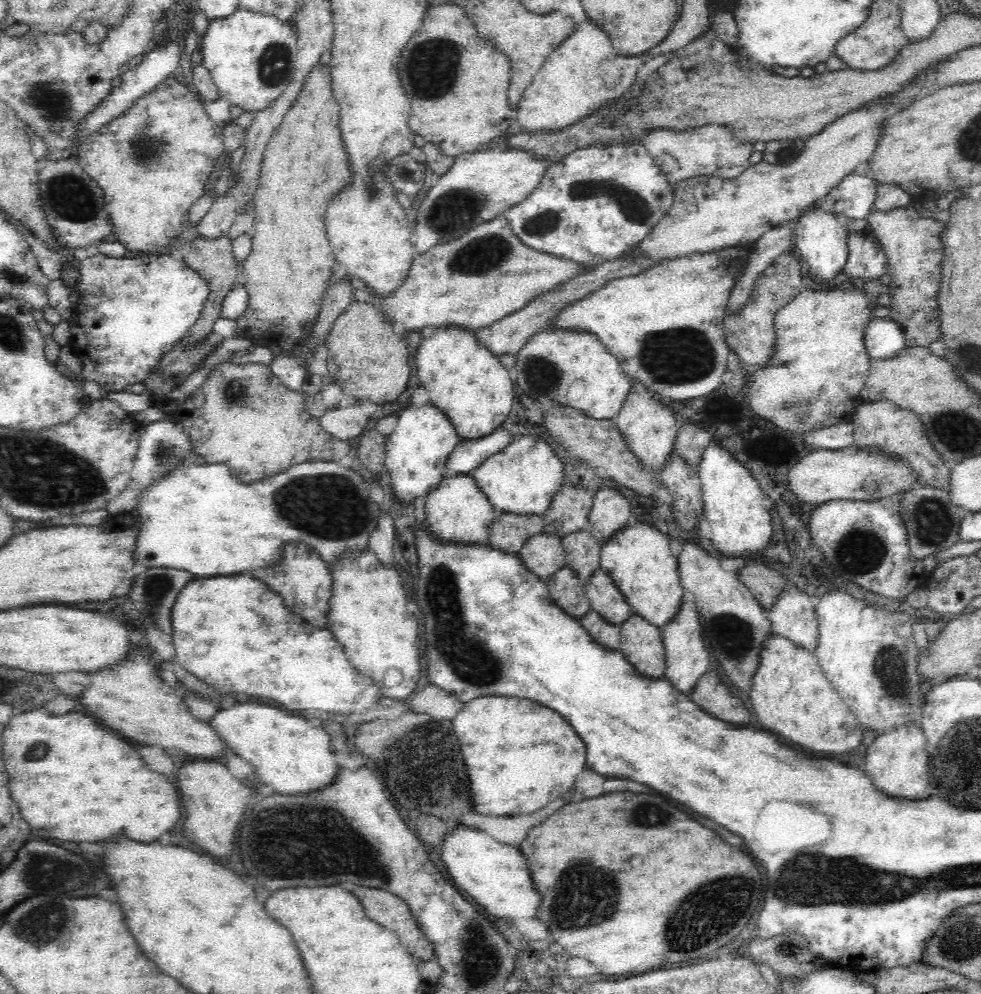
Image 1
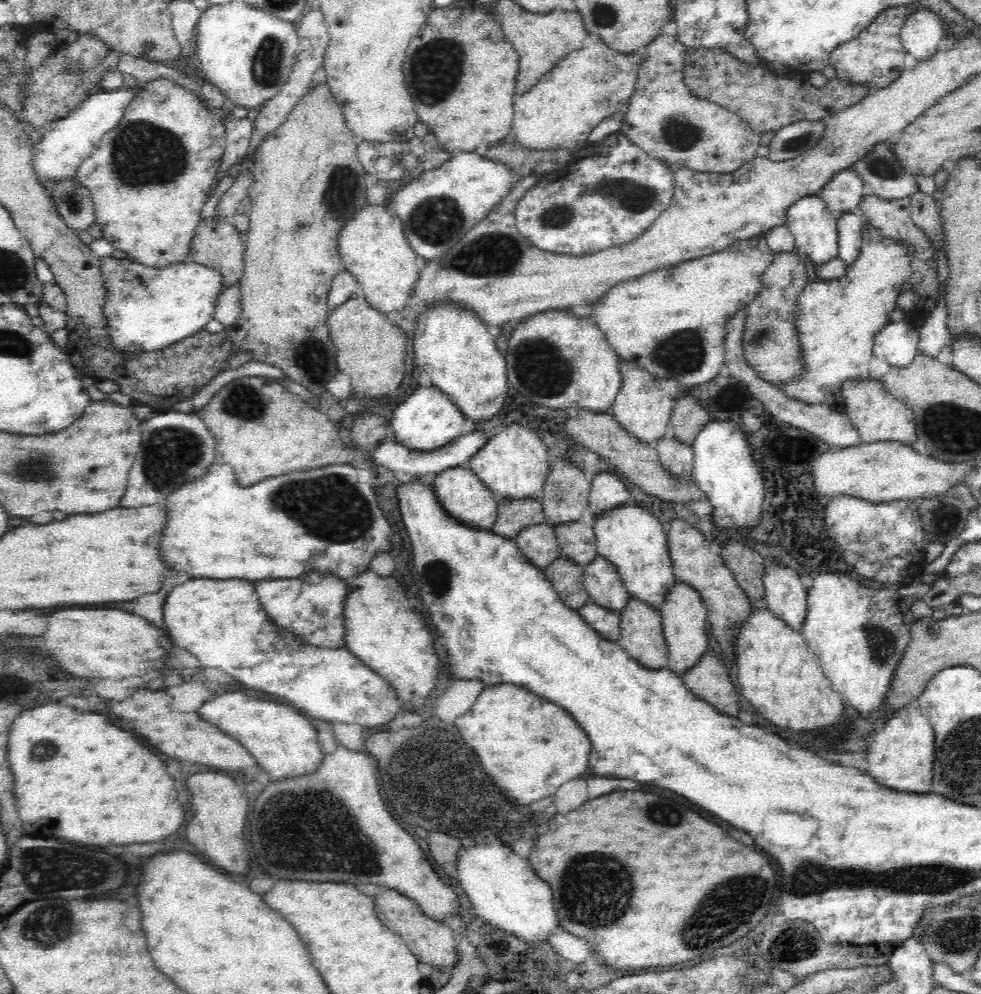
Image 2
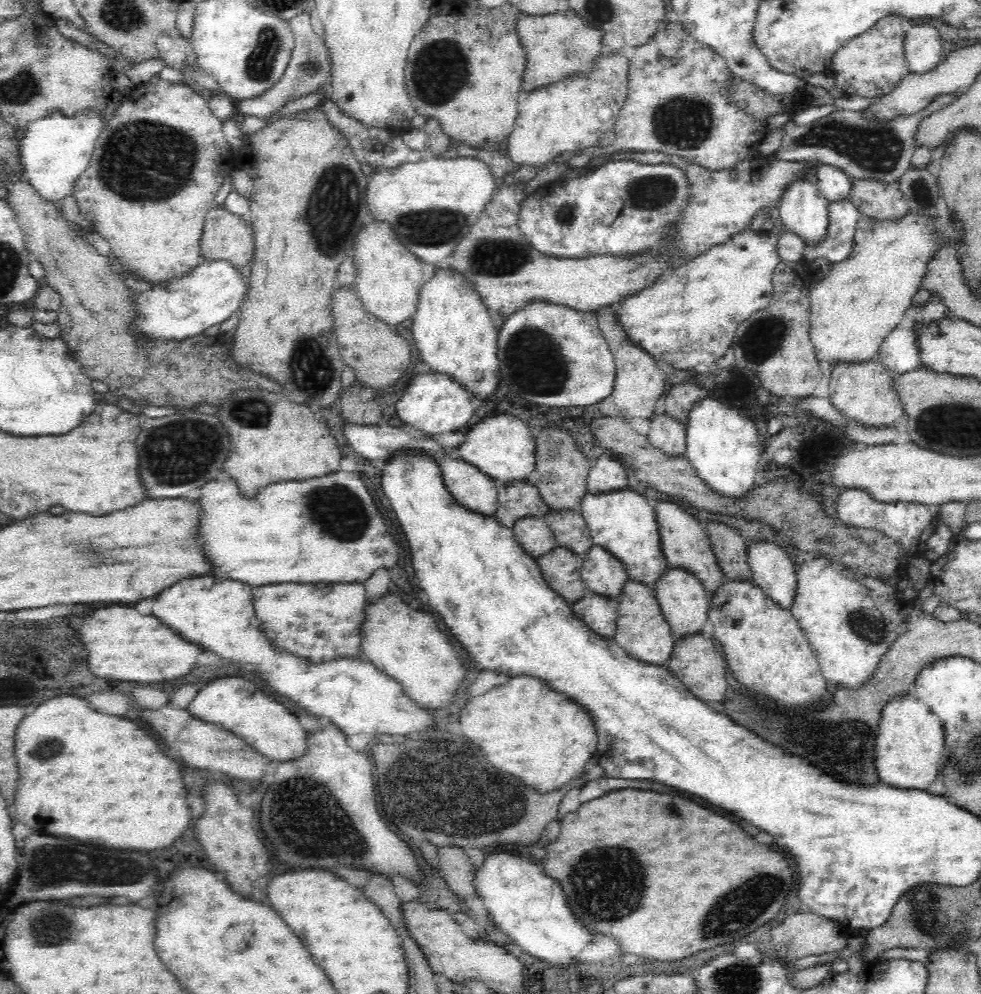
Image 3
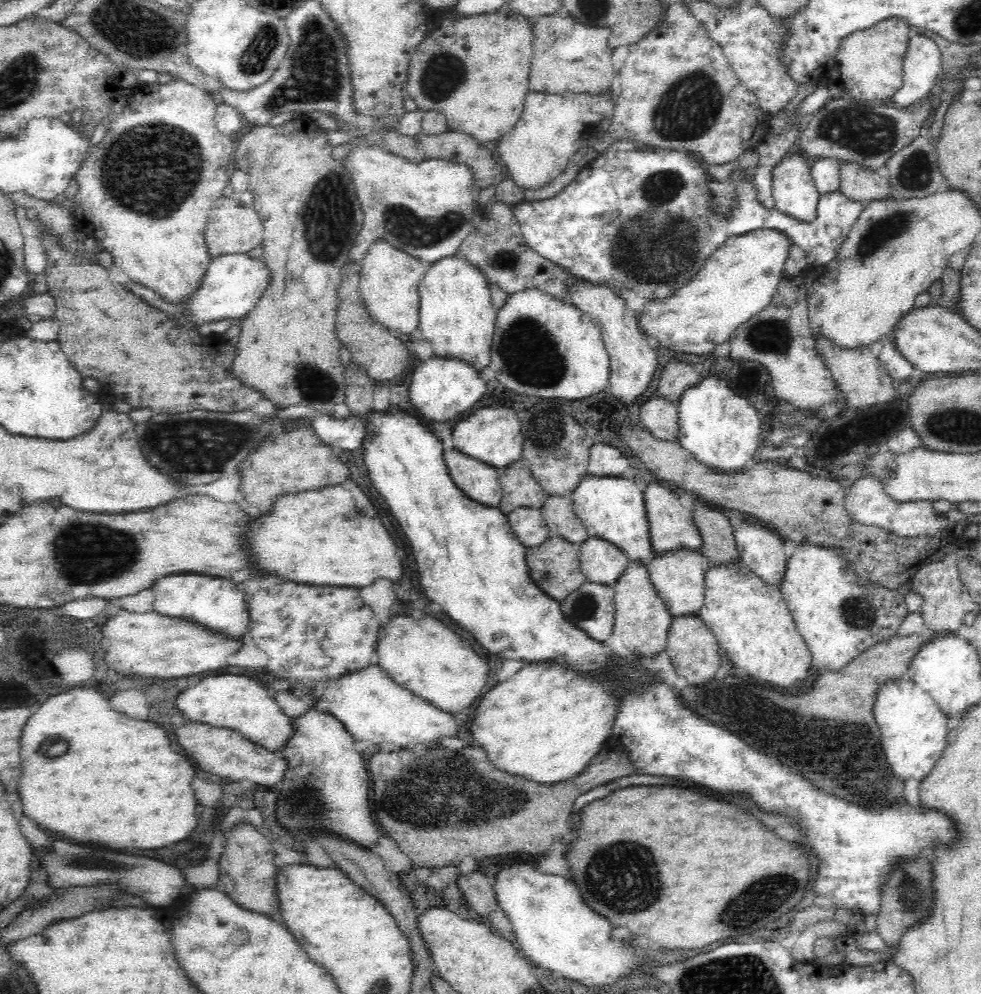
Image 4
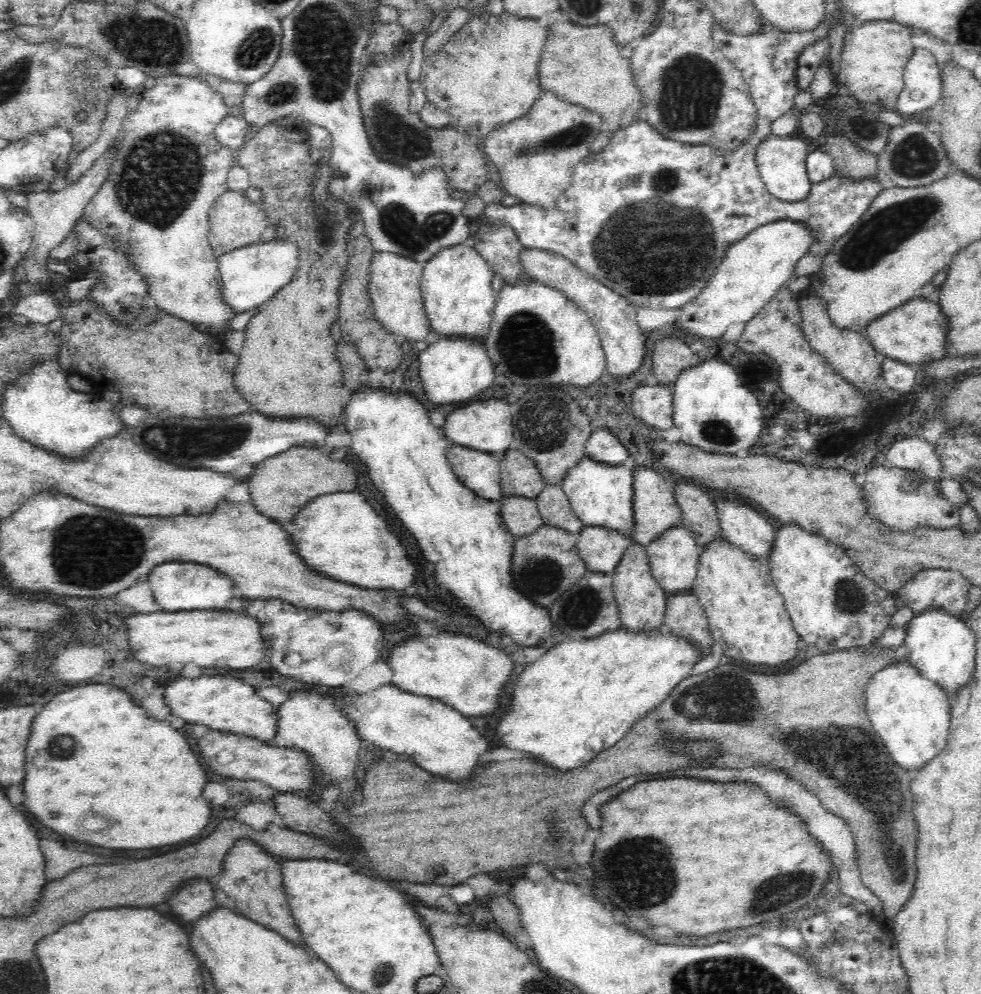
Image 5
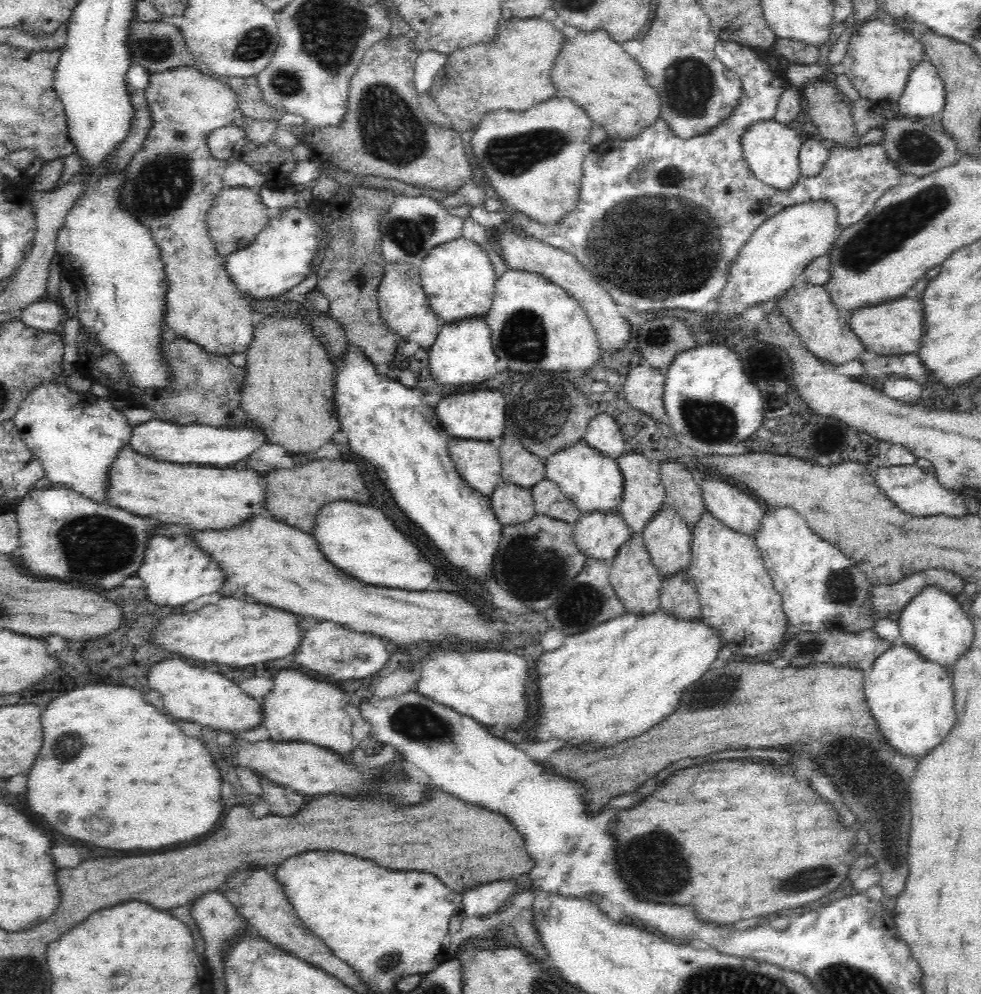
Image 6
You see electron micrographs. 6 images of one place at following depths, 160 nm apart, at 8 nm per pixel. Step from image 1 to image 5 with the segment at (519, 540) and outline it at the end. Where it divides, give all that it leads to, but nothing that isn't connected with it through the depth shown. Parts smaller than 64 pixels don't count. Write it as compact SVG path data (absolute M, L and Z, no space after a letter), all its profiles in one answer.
M515 447L501 457L500 472L501 497L504 499L522 497L536 501L546 486L534 461L526 458Z

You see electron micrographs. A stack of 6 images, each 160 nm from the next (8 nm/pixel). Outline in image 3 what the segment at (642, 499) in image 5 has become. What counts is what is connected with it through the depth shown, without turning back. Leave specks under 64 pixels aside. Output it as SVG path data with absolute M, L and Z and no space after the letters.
M664 501L654 504L658 530L661 538L662 552L666 557L669 569L682 569L694 575L705 588L707 596L714 595L718 588L725 584L725 576L718 565L718 559L711 550L711 542L696 517L686 513L678 505Z

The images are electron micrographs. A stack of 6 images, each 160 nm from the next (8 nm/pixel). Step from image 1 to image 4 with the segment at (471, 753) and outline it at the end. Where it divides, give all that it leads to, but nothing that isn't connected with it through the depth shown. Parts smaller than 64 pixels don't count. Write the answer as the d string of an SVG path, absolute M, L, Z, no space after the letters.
M540 662L529 664L522 667L518 672L515 672L508 680L497 683L491 690L488 690L485 694L482 694L476 710L474 710L474 716L470 720L470 734L476 742L480 742L480 746L484 748L484 752L488 754L488 760L504 770L504 772L510 772L510 774L522 776L528 780L534 781L540 784L558 784L558 782L564 782L569 778L575 777L579 772L582 772L583 768L589 765L589 762L604 750L609 745L608 738L611 733L611 722L614 720L615 712L618 709L617 696L613 690L613 684L611 678L606 674L606 680L600 678L589 678L589 676L581 676L581 674L573 674L569 670L565 670L561 666L549 666L547 662Z

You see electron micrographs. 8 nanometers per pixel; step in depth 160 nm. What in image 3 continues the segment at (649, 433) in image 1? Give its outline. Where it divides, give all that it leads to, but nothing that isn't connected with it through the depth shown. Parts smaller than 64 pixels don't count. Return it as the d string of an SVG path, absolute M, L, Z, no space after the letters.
M613 311L602 313L598 318L598 326L609 344L609 349L612 351L616 363L616 378L612 392L616 411L624 419L640 418L646 422L652 420L652 416L656 416L658 402L664 398L664 394L667 394L667 390L664 389L666 381L662 371L658 369L654 359L649 354L627 342L627 338L623 336L623 332L615 324Z

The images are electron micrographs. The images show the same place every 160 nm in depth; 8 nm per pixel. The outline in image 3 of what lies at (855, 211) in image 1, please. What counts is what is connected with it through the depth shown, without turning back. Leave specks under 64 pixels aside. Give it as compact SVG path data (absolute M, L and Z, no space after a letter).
M829 164L818 166L813 181L829 203L840 202L841 199L850 197L852 178L835 166Z

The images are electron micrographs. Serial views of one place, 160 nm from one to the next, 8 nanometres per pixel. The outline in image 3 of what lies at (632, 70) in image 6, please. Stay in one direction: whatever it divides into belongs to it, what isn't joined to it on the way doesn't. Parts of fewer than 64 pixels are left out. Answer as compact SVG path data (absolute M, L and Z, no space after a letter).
M557 11L546 16L530 16L520 13L516 17L515 34L526 52L526 70L522 76L522 90L530 92L542 84L563 81L576 71L590 74L591 60L600 53L600 32L590 28L574 11Z

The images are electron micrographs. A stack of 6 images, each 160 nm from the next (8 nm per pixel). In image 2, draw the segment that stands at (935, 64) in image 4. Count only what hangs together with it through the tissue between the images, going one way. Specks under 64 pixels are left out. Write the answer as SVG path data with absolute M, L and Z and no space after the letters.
M930 8L912 12L901 28L901 41L906 52L917 60L932 58L942 38L942 19Z

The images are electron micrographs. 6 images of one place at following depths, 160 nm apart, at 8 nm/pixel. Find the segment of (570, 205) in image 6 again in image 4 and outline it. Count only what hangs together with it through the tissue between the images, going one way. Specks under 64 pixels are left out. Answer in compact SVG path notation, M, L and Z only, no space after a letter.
M528 92L528 110L522 112L522 116L514 125L514 128L507 132L491 146L497 158L504 165L508 178L511 178L516 185L525 189L538 189L546 186L557 178L568 168L570 161L573 161L577 152L582 152L594 144L608 131L614 116L615 97L612 92L604 93L546 93Z

